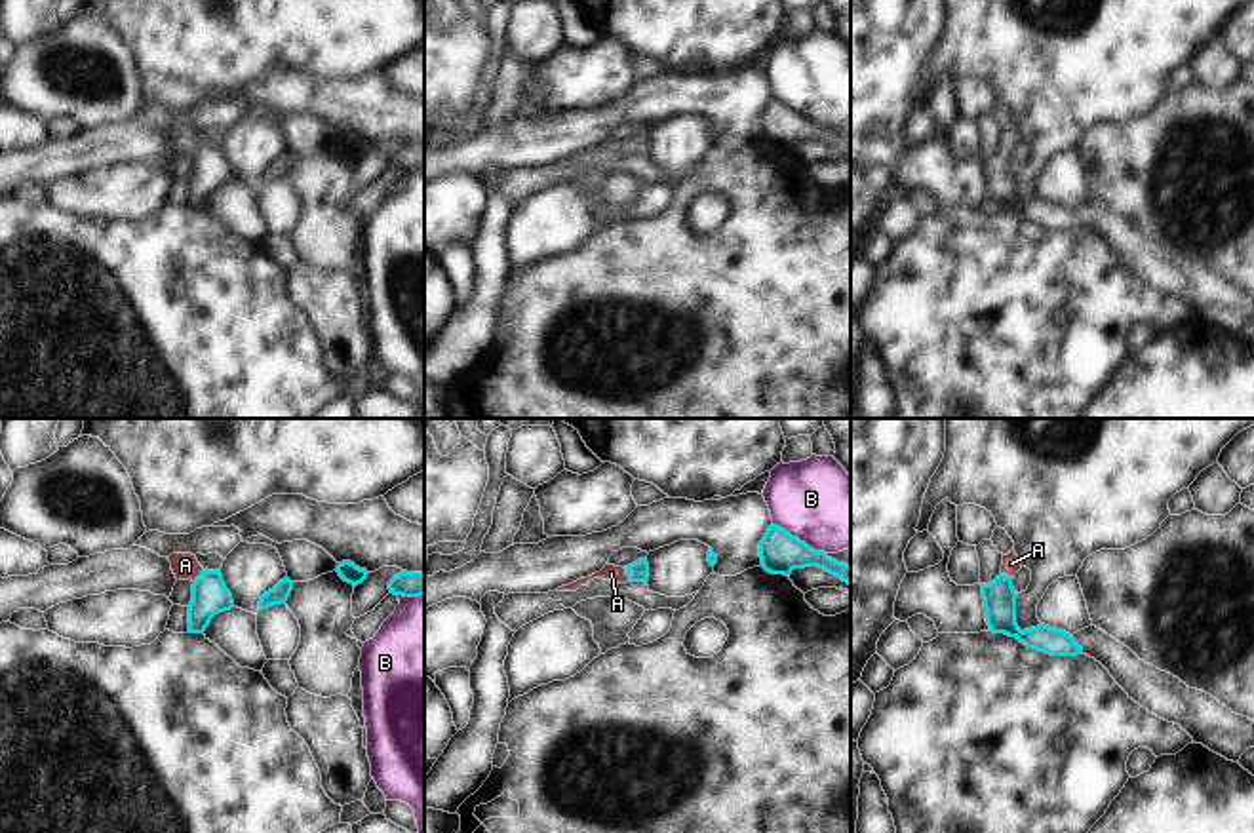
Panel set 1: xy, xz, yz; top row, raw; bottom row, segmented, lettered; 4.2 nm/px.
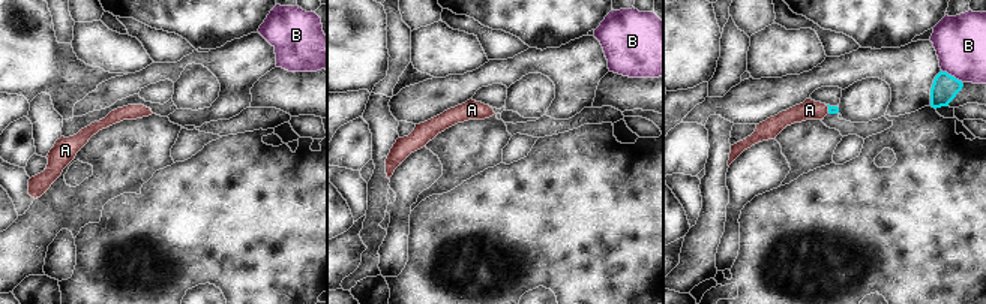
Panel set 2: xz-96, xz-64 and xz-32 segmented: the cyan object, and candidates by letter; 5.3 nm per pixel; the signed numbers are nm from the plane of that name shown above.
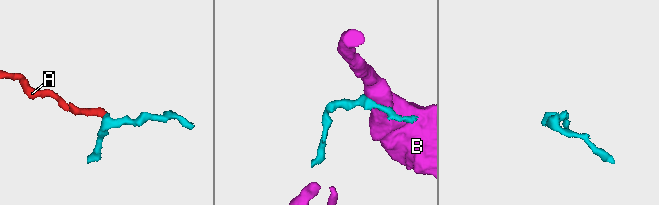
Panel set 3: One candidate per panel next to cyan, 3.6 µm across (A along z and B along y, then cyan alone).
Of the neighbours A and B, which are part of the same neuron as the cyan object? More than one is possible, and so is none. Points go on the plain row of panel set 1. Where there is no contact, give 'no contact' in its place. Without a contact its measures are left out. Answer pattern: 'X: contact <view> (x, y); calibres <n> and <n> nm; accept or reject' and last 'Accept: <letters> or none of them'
A: contact xz (626, 147); calibres 90 and 70 nm; accept
B: contact xz (798, 113); calibres 170 and 360 nm; reject
Accept: A

